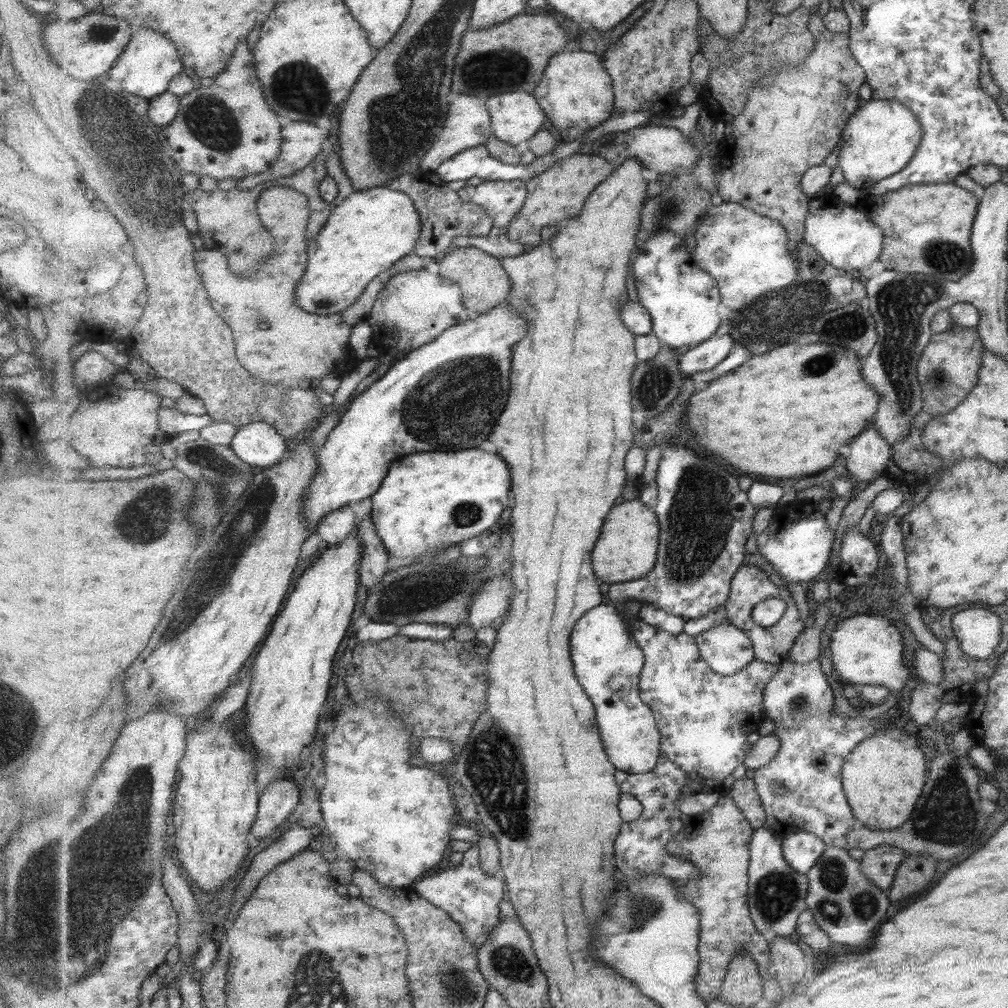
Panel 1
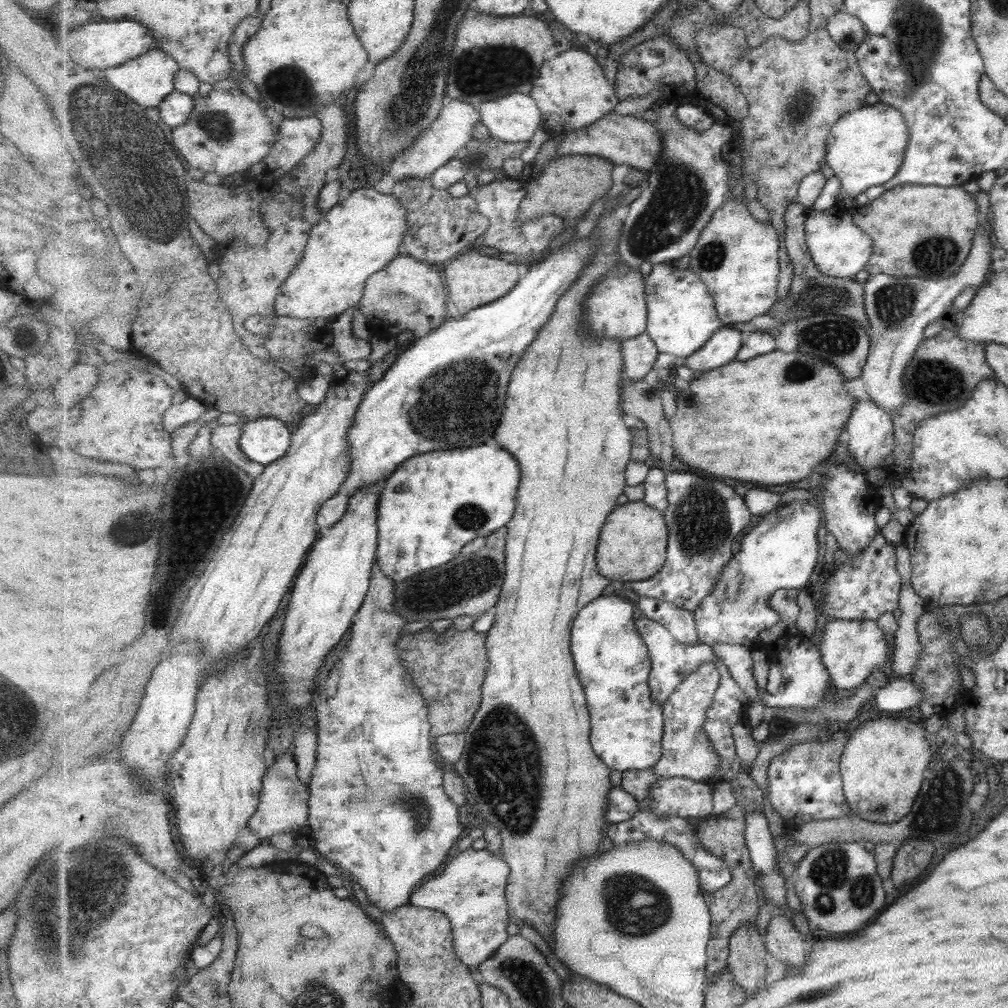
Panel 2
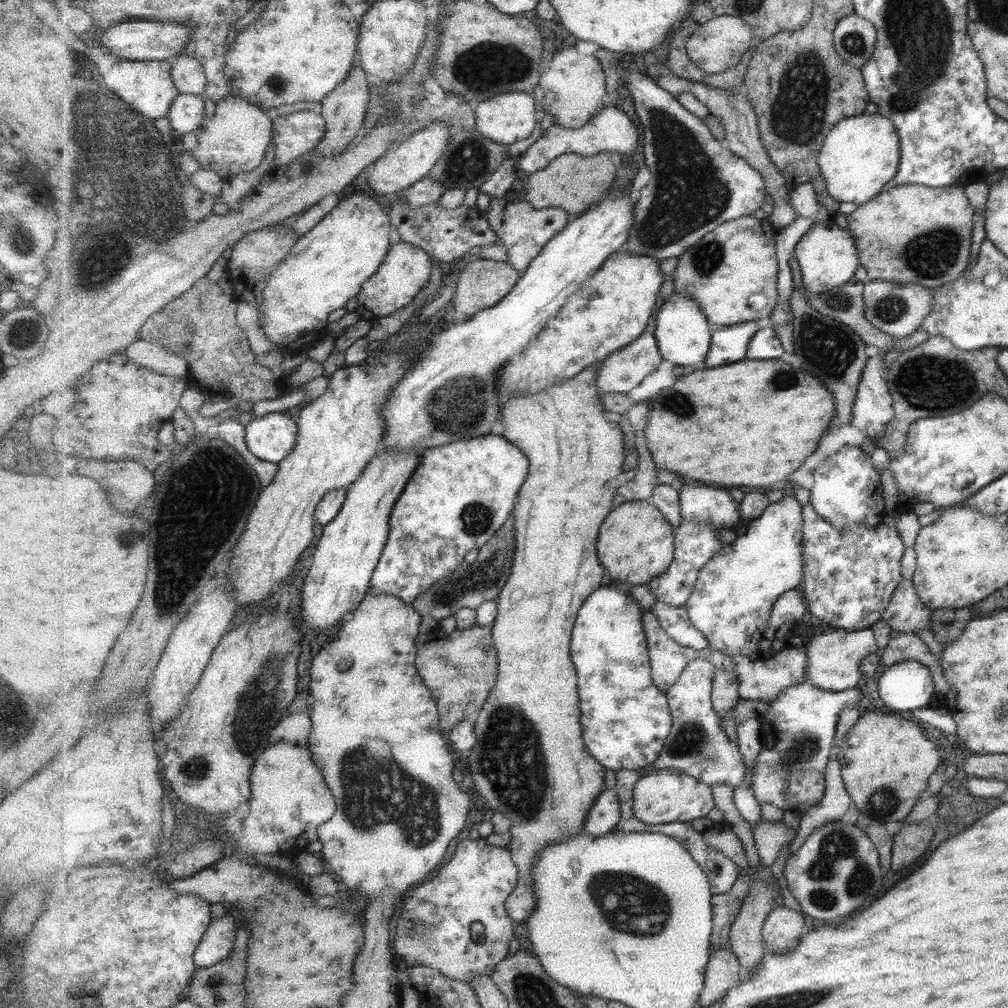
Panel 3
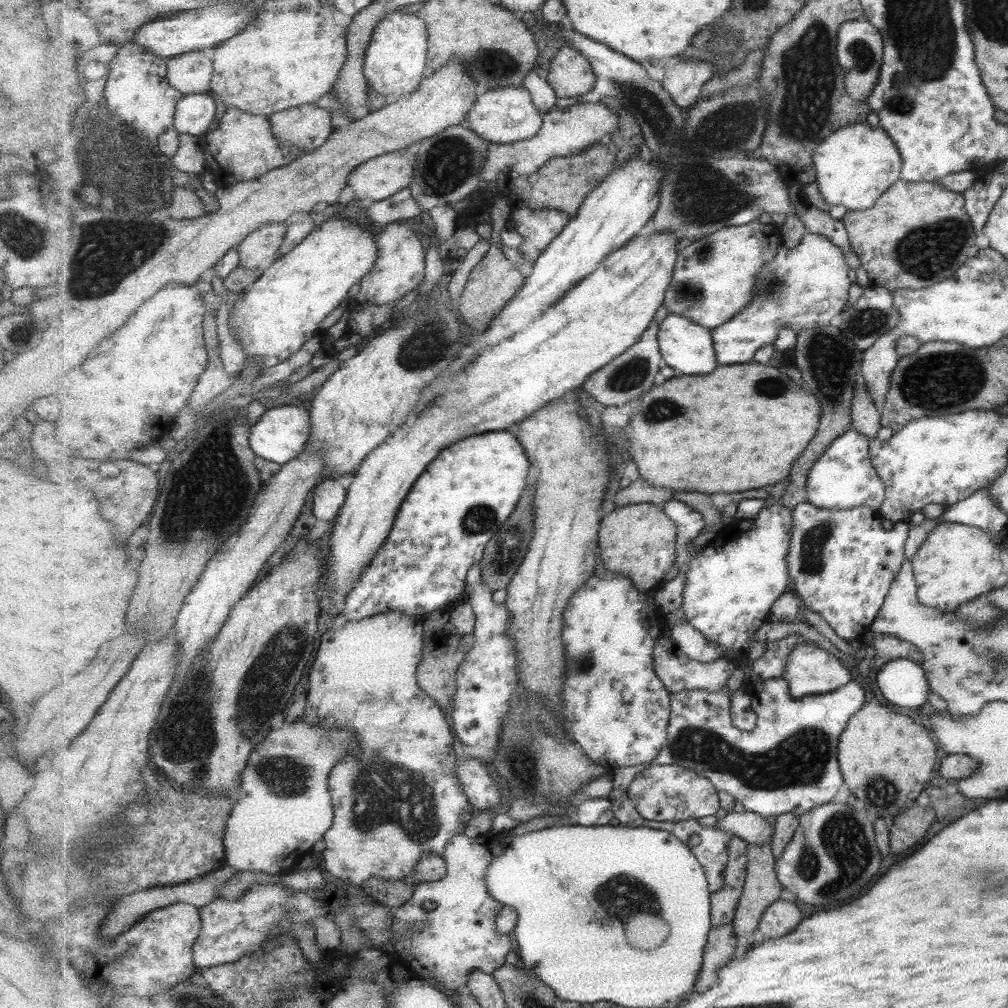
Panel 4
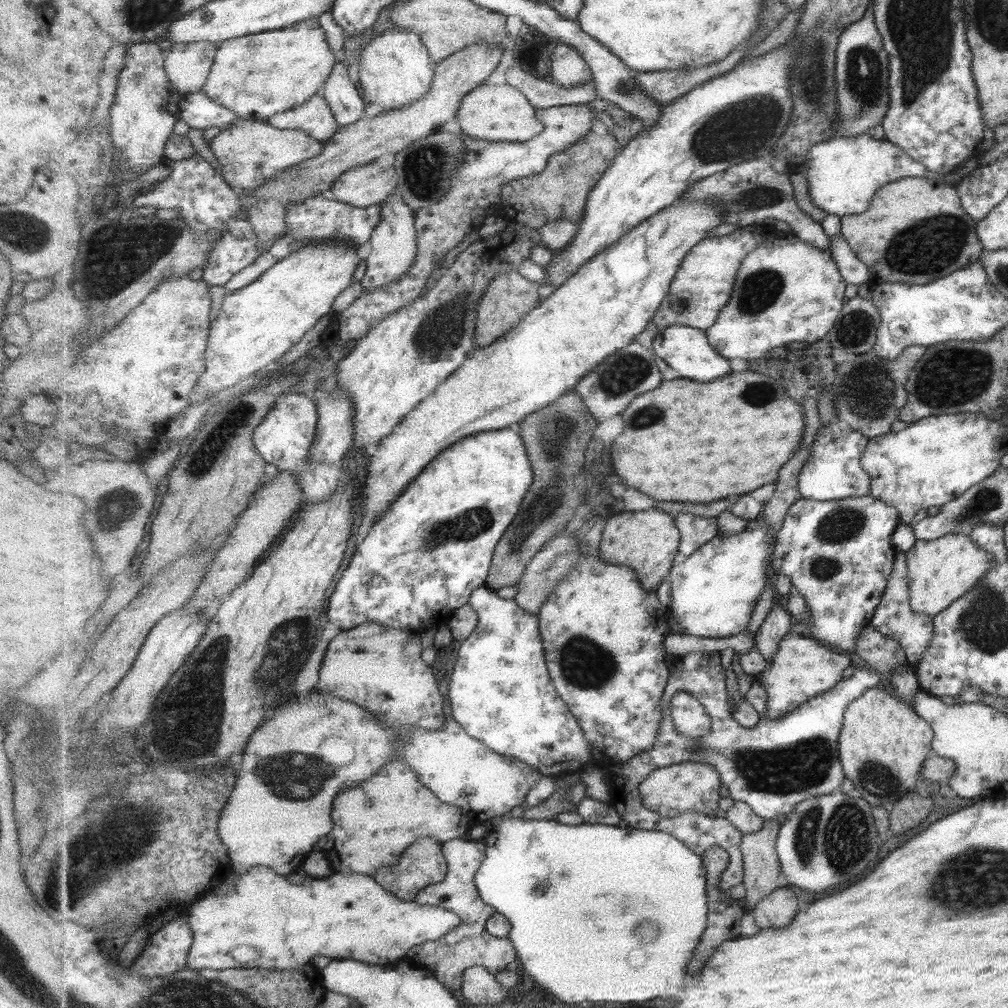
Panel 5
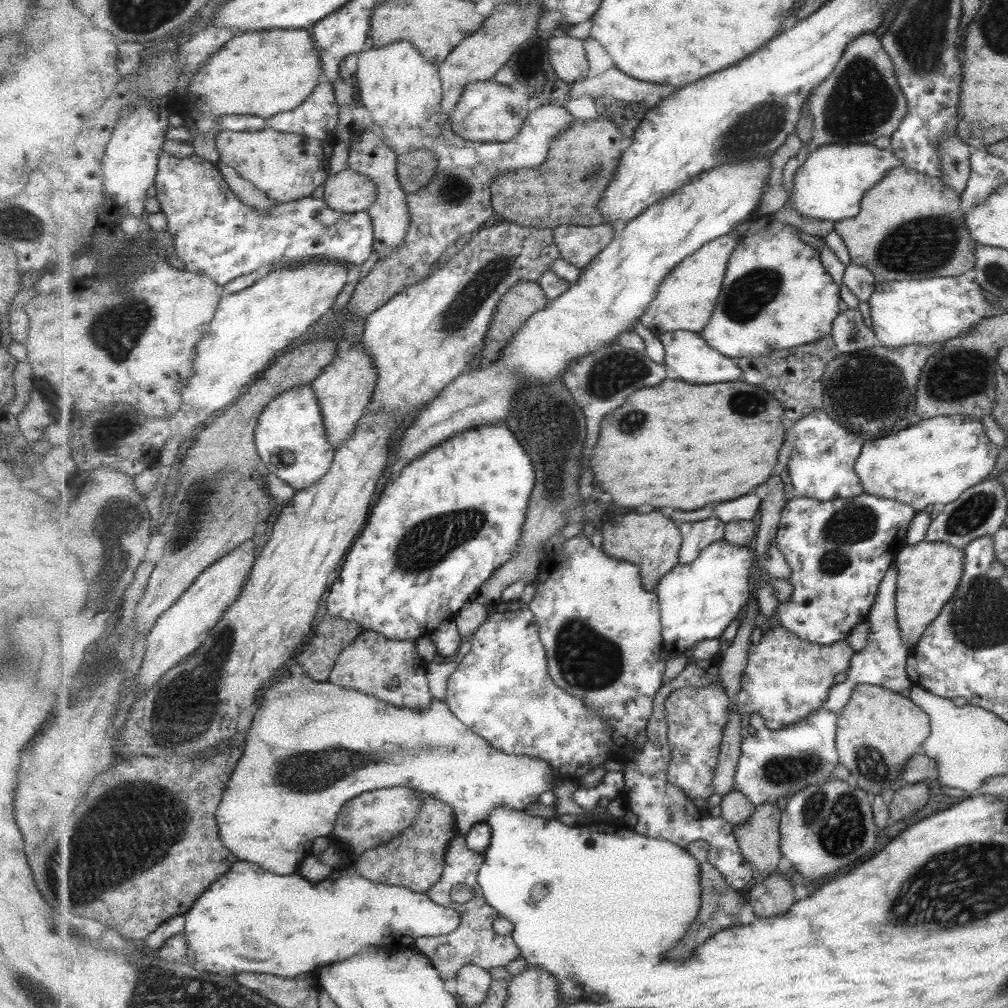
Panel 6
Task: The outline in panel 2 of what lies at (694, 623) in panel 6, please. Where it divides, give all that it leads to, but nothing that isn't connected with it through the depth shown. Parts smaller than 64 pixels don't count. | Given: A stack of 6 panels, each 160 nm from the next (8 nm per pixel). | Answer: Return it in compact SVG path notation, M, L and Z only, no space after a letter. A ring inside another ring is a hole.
M803 501L781 505L777 510L763 515L759 523L740 539L733 561L721 575L721 583L703 601L699 611L694 613L700 642L711 646L716 644L758 646L760 634L771 630L783 619L783 616L779 616L768 603L771 594L783 589L811 587L822 564L823 524L821 507Z

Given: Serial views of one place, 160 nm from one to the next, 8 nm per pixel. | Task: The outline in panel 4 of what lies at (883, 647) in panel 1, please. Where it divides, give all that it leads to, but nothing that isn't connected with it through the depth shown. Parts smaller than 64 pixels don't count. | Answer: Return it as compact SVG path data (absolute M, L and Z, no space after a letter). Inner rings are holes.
M806 640L800 642L791 653L786 674L782 678L788 682L789 692L798 699L803 699L807 695L831 693L857 680L854 670L839 660L834 650L823 649Z

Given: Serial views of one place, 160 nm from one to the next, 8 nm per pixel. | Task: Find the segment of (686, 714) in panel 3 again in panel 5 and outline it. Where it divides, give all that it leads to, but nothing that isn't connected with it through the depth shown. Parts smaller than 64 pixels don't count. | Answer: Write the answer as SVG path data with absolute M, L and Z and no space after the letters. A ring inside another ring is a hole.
M688 652L675 662L677 672L669 675L669 682L665 685L658 743L646 753L642 752L619 766L617 774L613 775L609 783L611 804L633 828L671 833L699 856L703 857L715 846L724 848L729 853L730 861L720 876L718 887L728 891L737 884L744 884L744 856L740 847L743 834L726 817L710 818L697 812L675 818L663 817L643 804L639 785L643 780L651 778L653 771L666 770L671 765L695 762L710 764L720 774L731 796L736 801L746 802L764 820L776 819L781 814L788 816L804 800L840 791L846 777L840 759L840 736L849 705L861 698L868 689L891 689L890 676L910 665L907 662L898 664L884 674L868 667L863 668L859 661L855 666L853 675L841 681L837 687L813 697L776 719L768 715L768 693L765 686L754 680L745 696L760 714L759 724L754 729L744 727L732 711L732 700L727 697L727 665L724 657L713 653ZM681 692L691 693L705 707L711 719L710 731L706 735L695 739L683 734L675 724L672 700Z

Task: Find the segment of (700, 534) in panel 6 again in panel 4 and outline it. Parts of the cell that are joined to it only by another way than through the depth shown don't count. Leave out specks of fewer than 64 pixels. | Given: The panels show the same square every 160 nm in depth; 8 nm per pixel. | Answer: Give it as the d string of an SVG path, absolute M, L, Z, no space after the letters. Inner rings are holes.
M669 500L665 504L665 512L678 525L678 550L687 549L693 538L697 538L705 526L701 512L693 510L691 506L687 506L685 502L679 502L679 500Z

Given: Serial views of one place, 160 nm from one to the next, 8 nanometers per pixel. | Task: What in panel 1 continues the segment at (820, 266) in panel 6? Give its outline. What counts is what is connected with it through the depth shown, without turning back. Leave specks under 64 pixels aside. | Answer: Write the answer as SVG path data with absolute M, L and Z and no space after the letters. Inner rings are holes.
M823 192L811 199L804 242L814 246L827 262L841 270L863 270L881 254L884 232L855 206L841 202L832 192ZM715 334L703 344L690 348L686 353L681 353L681 366L687 374L697 374L713 370L721 364L733 350L735 340L725 334Z

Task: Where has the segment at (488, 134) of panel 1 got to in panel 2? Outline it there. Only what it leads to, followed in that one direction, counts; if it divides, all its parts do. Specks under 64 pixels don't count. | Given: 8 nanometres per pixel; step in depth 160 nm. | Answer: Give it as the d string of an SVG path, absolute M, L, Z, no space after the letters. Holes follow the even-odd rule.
M463 100L450 101L444 106L440 117L431 129L423 133L421 139L413 147L402 152L393 163L388 165L385 171L387 170L387 174L396 182L407 179L431 179L439 167L449 163L459 151L462 151L474 140L475 127L480 122L482 122L482 114L479 108L473 104L467 104Z

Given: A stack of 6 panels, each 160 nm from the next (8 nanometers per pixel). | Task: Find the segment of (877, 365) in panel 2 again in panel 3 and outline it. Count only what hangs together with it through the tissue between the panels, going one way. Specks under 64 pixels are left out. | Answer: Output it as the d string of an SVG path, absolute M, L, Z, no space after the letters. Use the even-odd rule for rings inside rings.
M883 279L866 280L863 285L864 315L877 330L894 340L901 340L914 334L924 318L930 314L934 306L932 294L934 294L933 289L920 284L895 284Z

